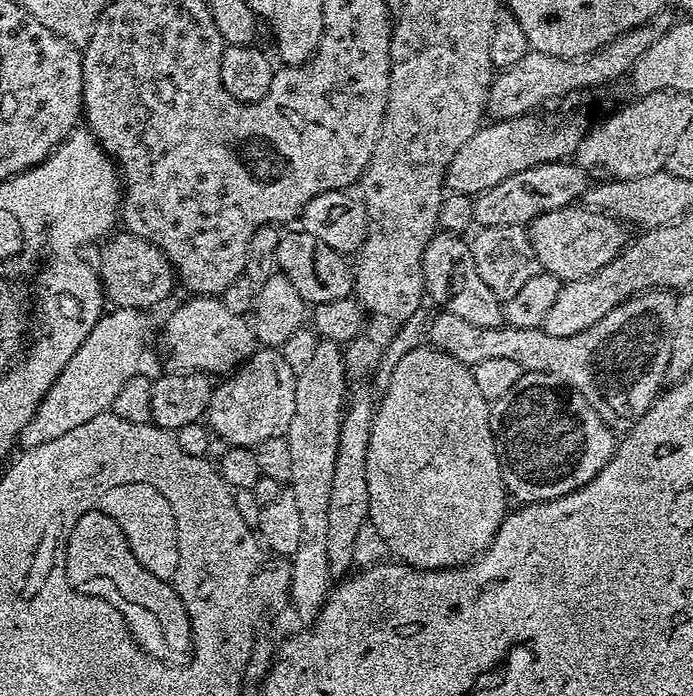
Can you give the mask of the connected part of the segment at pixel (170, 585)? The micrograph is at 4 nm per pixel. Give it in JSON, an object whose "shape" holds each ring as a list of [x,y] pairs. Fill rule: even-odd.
{"shape":[[[94,506],[78,515],[75,523],[72,523],[72,528],[64,532],[64,537],[70,538],[70,546],[60,553],[64,564],[62,574],[70,578],[70,580],[64,580],[68,590],[82,590],[86,582],[91,582],[114,606],[146,606],[152,612],[162,608],[160,610],[162,614],[158,614],[158,620],[160,616],[174,616],[174,624],[170,624],[174,626],[170,628],[174,632],[174,642],[178,640],[178,644],[186,644],[186,638],[194,638],[196,629],[188,630],[188,628],[176,626],[176,620],[180,622],[180,618],[192,620],[191,609],[188,608],[187,602],[180,602],[181,592],[179,581],[176,579],[177,572],[160,576],[152,572],[144,562],[140,566],[132,556],[134,552],[132,542],[124,542],[124,534],[118,530],[118,524],[108,517],[103,507]],[[82,536],[84,536],[84,542],[80,542]],[[66,582],[72,582],[72,584],[66,584]]]}

